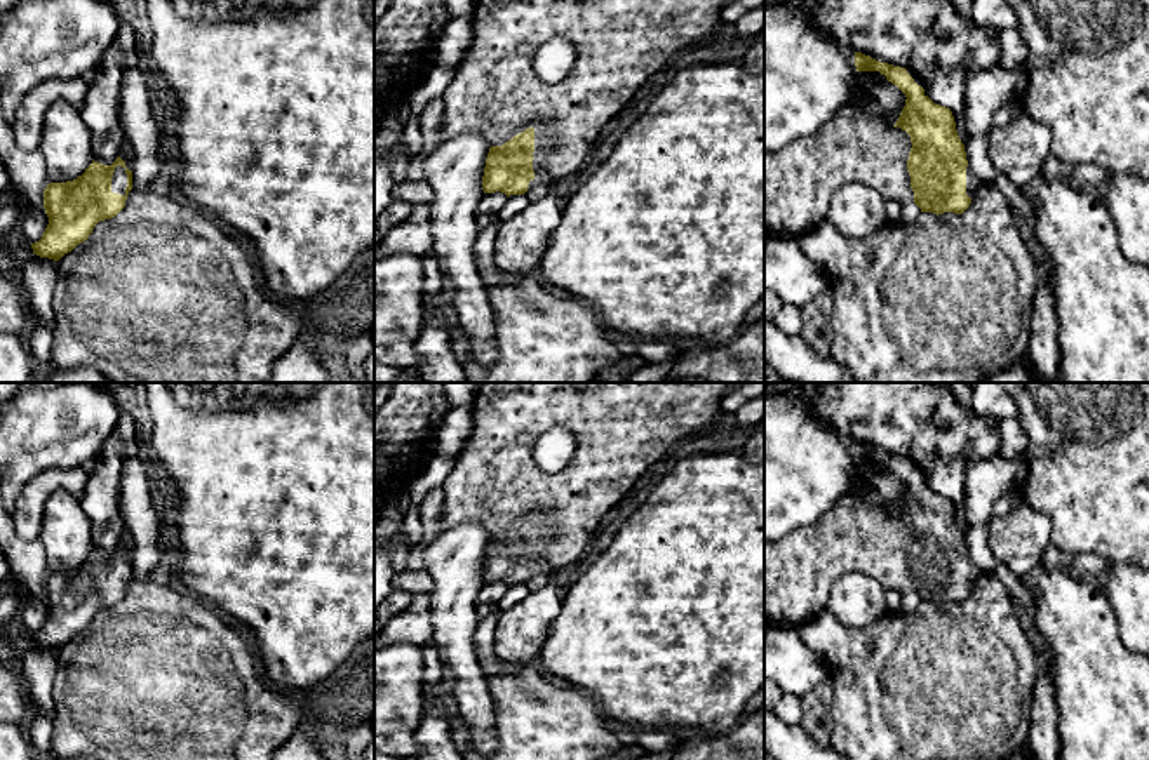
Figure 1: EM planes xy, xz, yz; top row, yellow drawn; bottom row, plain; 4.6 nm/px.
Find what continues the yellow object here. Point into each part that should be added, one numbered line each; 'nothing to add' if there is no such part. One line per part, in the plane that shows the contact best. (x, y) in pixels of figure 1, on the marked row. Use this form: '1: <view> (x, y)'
1: xy (119, 181)
2: xz (620, 44)

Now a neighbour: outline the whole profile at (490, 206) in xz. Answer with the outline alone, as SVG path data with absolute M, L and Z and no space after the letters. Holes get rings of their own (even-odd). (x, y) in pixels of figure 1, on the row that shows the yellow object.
M501 191L482 195L477 205L477 224L480 230L489 226L494 219L498 219L498 214L501 207L505 205L507 198L508 197Z

